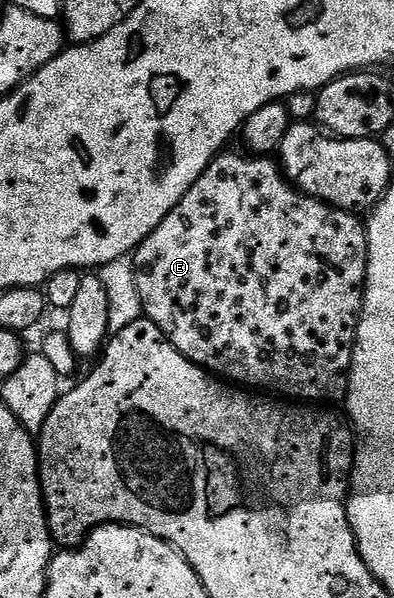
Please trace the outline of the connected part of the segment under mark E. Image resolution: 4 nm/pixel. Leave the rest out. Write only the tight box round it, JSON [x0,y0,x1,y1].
[132,152,368,404]

